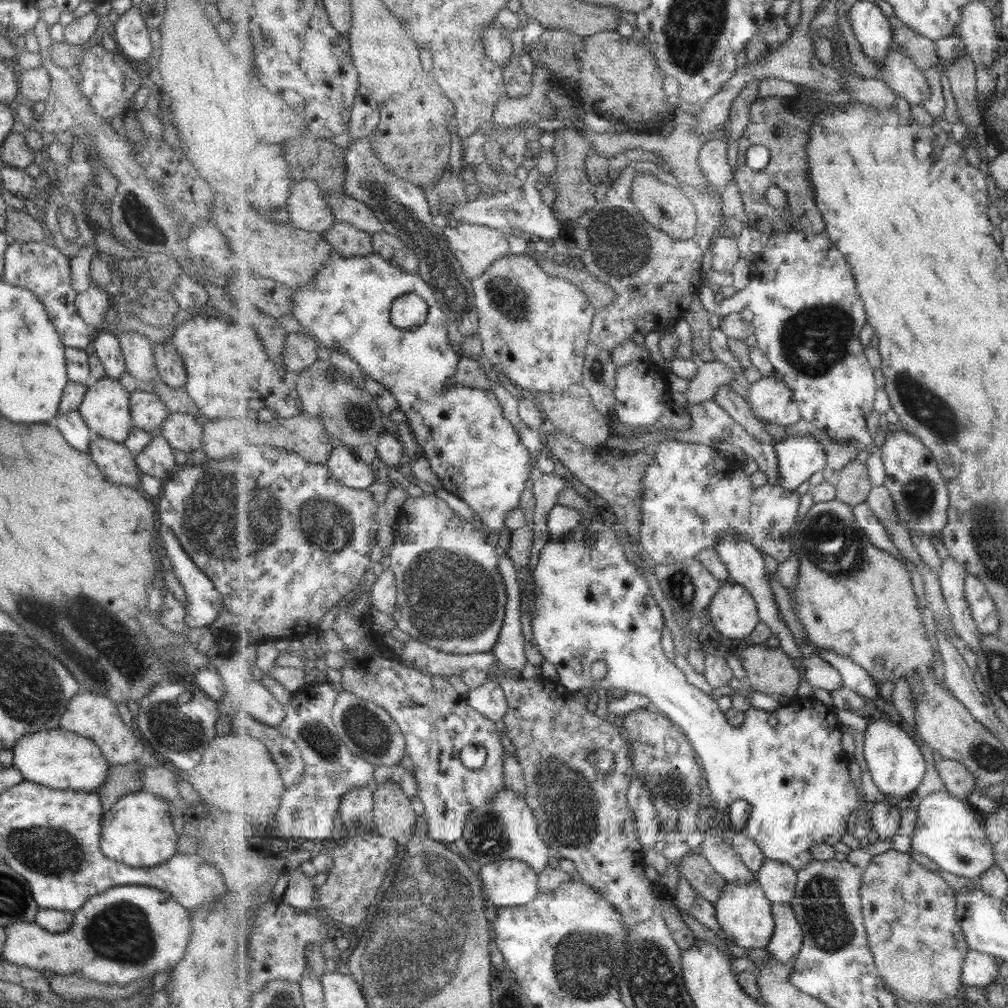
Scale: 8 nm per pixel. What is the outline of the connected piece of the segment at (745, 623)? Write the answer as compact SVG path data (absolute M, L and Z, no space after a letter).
M733 580L722 581L710 606L708 621L715 629L729 639L751 636L761 622L758 604L747 588Z

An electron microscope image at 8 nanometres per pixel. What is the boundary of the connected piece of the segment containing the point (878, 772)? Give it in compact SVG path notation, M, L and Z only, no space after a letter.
M881 720L873 722L866 728L863 753L870 770L872 780L878 790L888 798L903 798L917 790L925 778L925 758L917 742L899 726Z

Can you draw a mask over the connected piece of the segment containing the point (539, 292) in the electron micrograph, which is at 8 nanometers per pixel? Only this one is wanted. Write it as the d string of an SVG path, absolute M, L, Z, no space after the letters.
M529 254L506 255L497 259L484 275L472 280L476 310L480 318L480 340L485 356L505 377L527 395L533 391L562 393L582 382L591 322L596 309L586 292L564 278L549 274Z

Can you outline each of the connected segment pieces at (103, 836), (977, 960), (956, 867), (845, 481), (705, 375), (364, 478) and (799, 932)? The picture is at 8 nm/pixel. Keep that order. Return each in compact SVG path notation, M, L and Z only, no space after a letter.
M136 791L119 798L103 814L100 825L100 851L107 858L125 866L154 867L176 853L178 836L171 825L169 806L149 792Z
M970 950L965 959L965 986L990 986L998 977L997 958L992 954L978 950Z
M935 792L920 802L918 808L915 809L916 822L911 838L911 852L925 854L933 860L940 869L964 876L975 880L979 880L980 876L987 872L989 868L996 864L996 850L994 849L992 840L986 829L987 818L976 811L973 806L965 800L957 799L948 792Z
M855 460L838 472L838 483L836 484L837 500L846 502L853 507L866 502L872 488L874 487L867 464Z
M717 360L704 362L698 368L695 378L689 381L685 394L689 403L701 404L705 400L713 400L719 388L734 381L733 369L727 364Z
M337 443L329 458L331 476L357 490L367 490L375 484L376 465L363 460L360 454L342 443Z
M772 903L772 907L776 929L767 948L778 961L788 963L804 946L804 926L797 920L791 903Z

